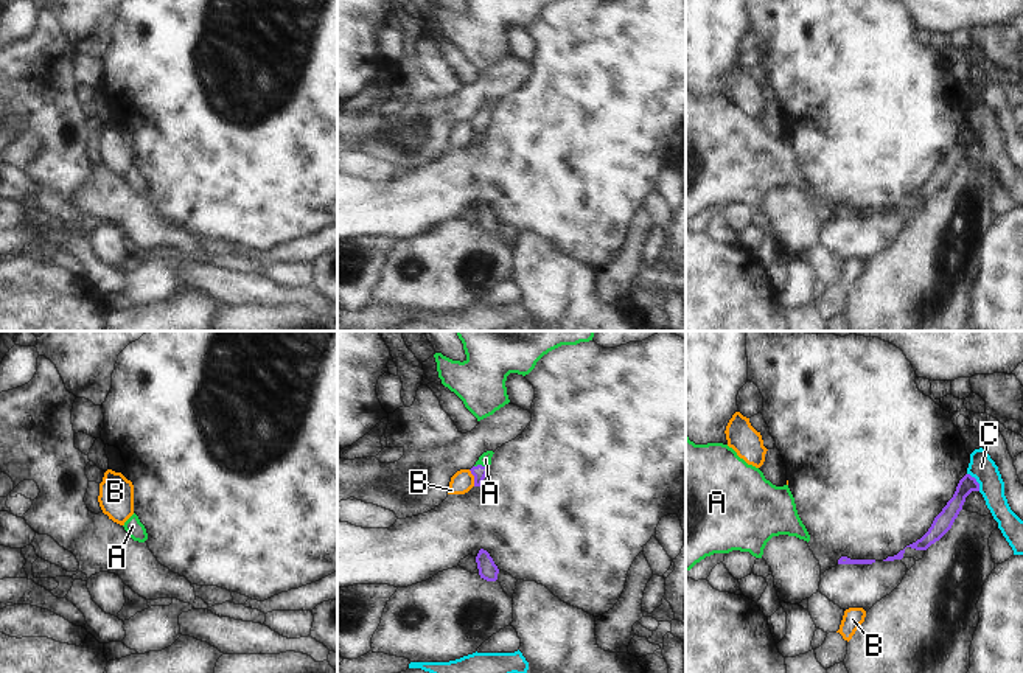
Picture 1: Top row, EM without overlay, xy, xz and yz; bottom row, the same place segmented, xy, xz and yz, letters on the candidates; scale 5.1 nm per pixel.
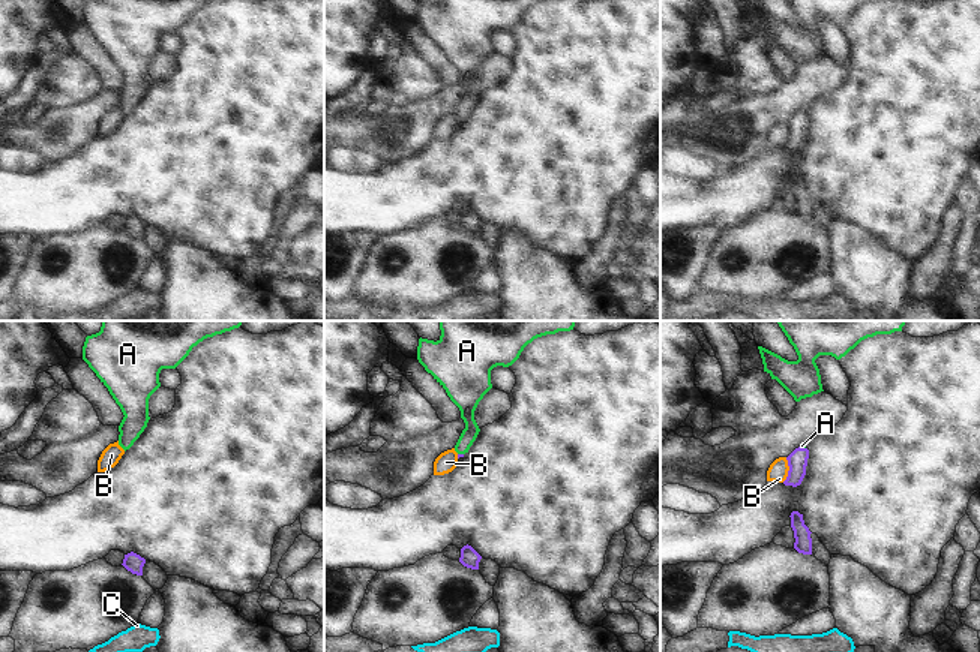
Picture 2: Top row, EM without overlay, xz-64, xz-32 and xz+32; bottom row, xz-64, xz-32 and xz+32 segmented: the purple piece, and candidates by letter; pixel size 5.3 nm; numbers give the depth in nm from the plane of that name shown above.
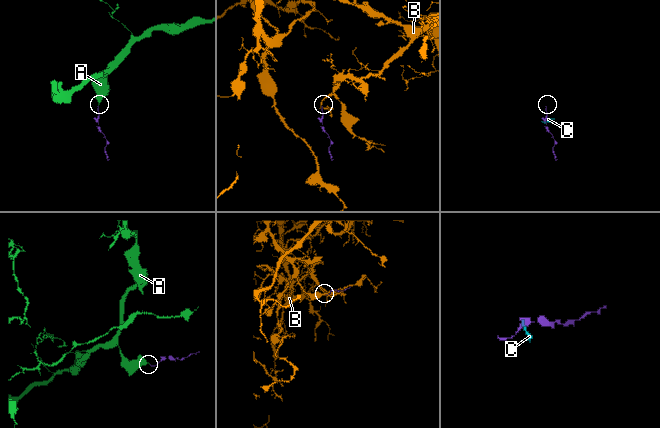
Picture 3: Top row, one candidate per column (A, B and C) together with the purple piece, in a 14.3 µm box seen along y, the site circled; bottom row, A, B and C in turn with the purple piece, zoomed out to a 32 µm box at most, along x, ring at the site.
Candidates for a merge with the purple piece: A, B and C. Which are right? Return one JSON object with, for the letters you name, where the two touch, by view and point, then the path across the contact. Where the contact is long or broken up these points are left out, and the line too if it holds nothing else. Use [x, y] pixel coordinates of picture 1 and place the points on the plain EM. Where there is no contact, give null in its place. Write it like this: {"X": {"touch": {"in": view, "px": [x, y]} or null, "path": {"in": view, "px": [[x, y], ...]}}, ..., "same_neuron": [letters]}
{"A": {"touch": {"in": "xz", "px": [481, 117]}, "path": {"in": "xz", "px": [[479, 123], [481, 117], [485, 111]]}}, "same_neuron": ["A"]}

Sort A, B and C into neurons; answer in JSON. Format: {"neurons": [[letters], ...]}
{"neurons": [["A"], ["B"], ["C"]]}

